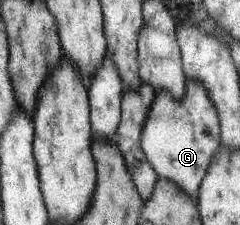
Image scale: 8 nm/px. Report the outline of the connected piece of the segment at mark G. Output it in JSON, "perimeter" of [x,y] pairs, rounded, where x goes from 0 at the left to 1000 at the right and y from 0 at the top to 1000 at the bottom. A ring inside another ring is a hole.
{"perimeter":[[[783,351],[767,418],[746,440],[721,431],[696,400],[646,404],[642,453],[617,484],[588,587],[588,653],[658,791],[729,809],[767,853],[817,884],[842,796],[883,738],[888,693],[904,689],[917,649],[917,516],[863,391],[833,360]]]}

